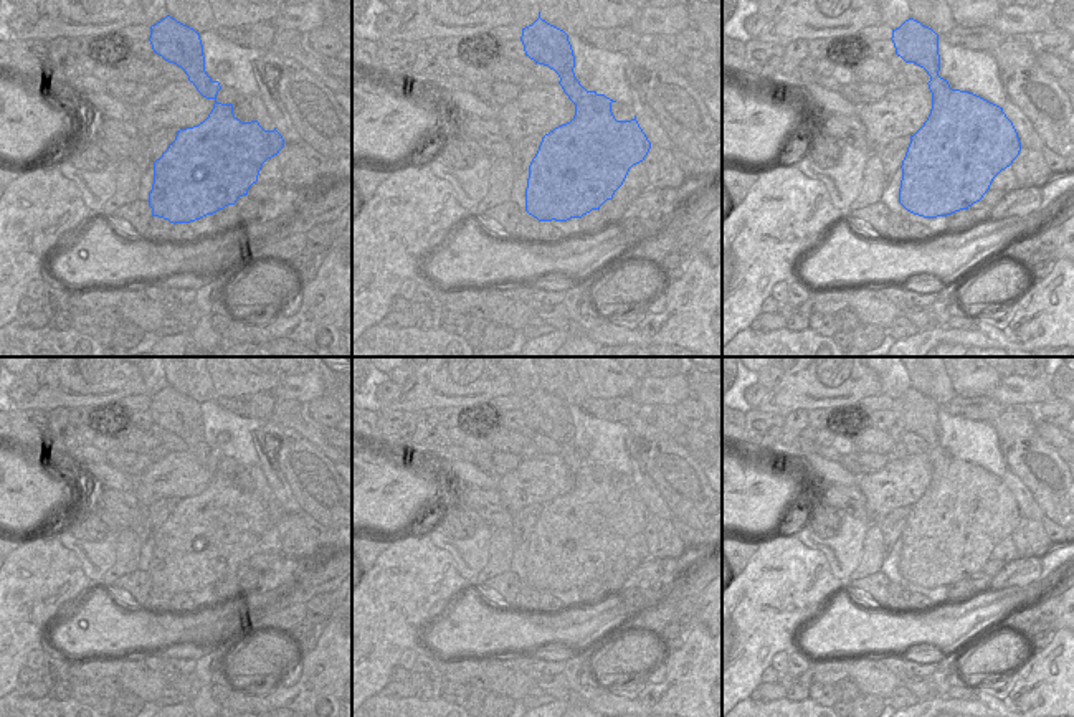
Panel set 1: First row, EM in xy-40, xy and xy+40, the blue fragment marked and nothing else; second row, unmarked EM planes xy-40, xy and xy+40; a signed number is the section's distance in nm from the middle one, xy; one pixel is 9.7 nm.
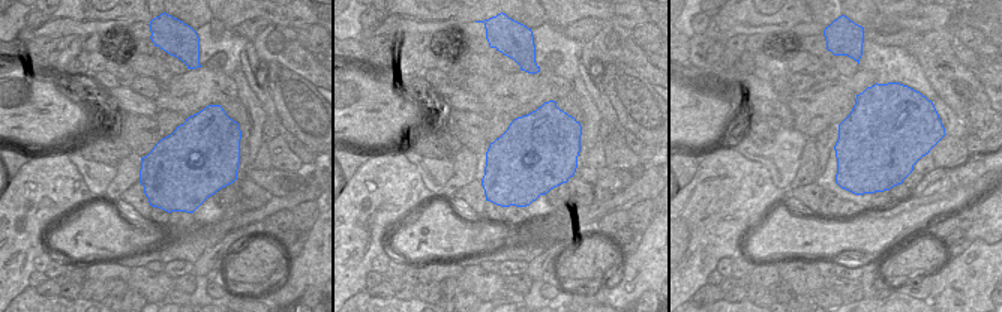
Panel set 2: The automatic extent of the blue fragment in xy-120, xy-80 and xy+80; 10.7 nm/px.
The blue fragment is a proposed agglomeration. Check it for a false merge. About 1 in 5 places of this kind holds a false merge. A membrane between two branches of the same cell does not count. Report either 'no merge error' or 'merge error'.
no merge error

